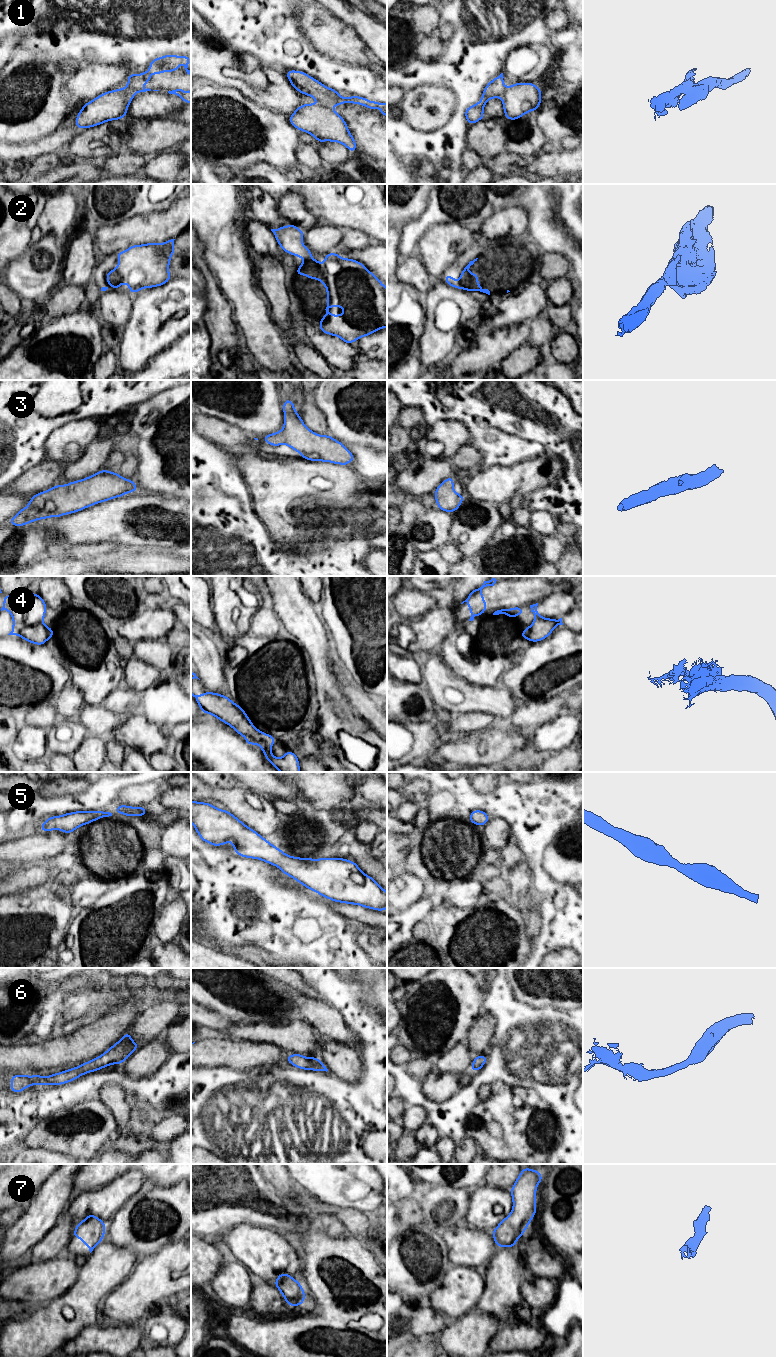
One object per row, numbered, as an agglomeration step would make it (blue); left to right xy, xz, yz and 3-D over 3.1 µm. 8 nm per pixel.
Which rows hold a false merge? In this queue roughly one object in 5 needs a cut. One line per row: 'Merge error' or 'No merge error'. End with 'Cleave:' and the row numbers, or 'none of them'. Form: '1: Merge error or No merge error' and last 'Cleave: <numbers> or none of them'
1: Merge error
2: No merge error
3: No merge error
4: No merge error
5: No merge error
6: No merge error
7: No merge error
Cleave: 1

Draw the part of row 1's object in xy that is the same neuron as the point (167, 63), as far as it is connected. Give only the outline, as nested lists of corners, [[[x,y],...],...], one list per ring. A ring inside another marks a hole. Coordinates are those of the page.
[[[163,55],[161,58],[153,59],[148,65],[151,67],[147,72],[144,71],[139,75],[133,75],[129,72],[128,75],[128,85],[125,90],[130,94],[135,95],[135,92],[146,92],[151,91],[151,89],[144,89],[142,85],[144,83],[150,82],[151,74],[160,74],[162,72],[176,72],[179,68],[179,63],[182,62],[187,74],[191,75],[191,71],[187,68],[189,67],[189,60],[191,56],[176,56],[176,55]]]

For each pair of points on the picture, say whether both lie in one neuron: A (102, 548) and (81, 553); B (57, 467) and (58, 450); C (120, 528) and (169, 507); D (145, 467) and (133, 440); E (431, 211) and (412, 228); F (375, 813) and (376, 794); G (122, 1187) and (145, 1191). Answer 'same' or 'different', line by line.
A: same
B: different
C: same
D: same
E: same
F: different
G: different

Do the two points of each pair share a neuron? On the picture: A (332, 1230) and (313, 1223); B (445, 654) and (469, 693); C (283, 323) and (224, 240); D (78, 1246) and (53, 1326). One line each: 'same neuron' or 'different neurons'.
A: same neuron
B: different neurons
C: different neurons
D: different neurons

